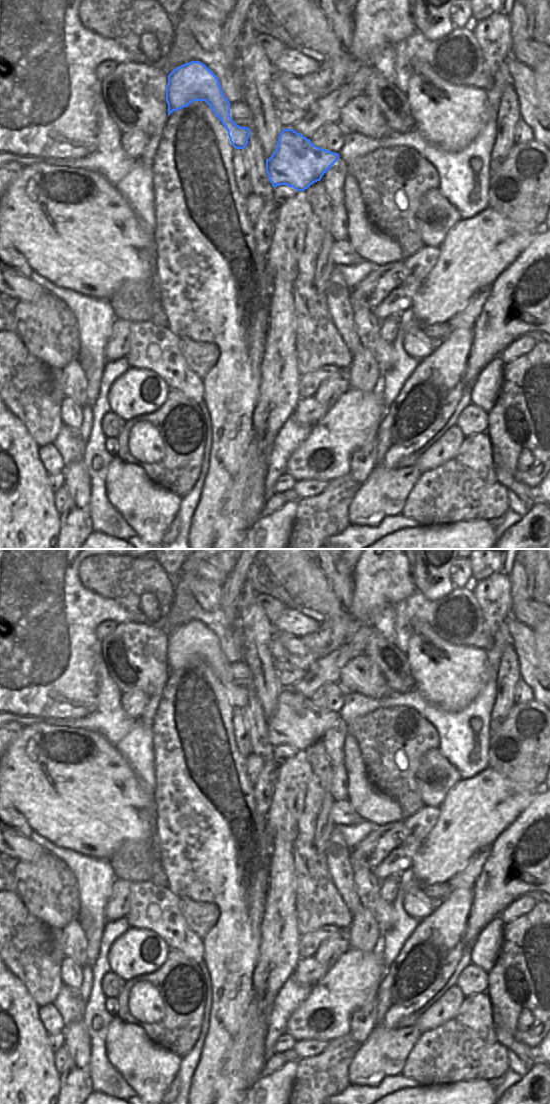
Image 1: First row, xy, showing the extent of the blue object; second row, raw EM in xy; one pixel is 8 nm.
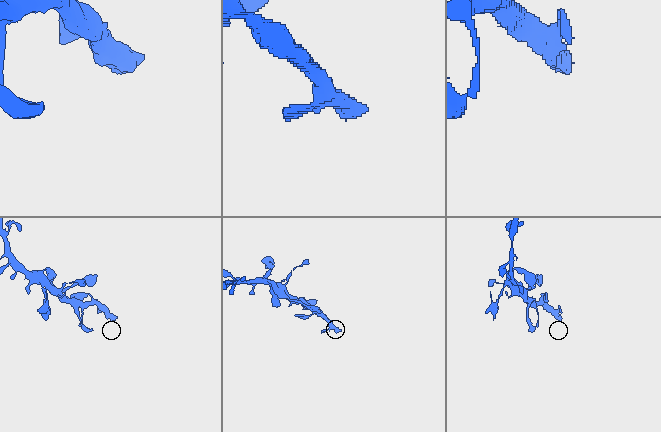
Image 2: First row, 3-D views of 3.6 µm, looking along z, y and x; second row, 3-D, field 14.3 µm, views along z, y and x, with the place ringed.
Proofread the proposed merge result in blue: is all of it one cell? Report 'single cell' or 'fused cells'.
single cell

